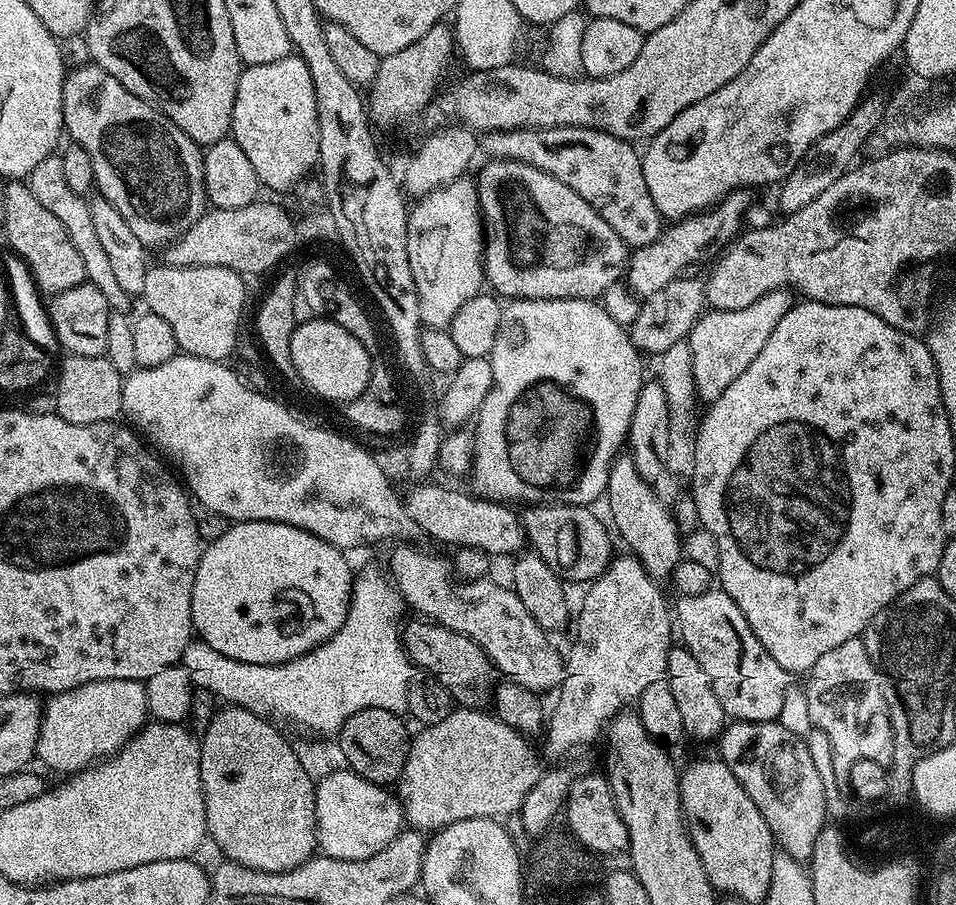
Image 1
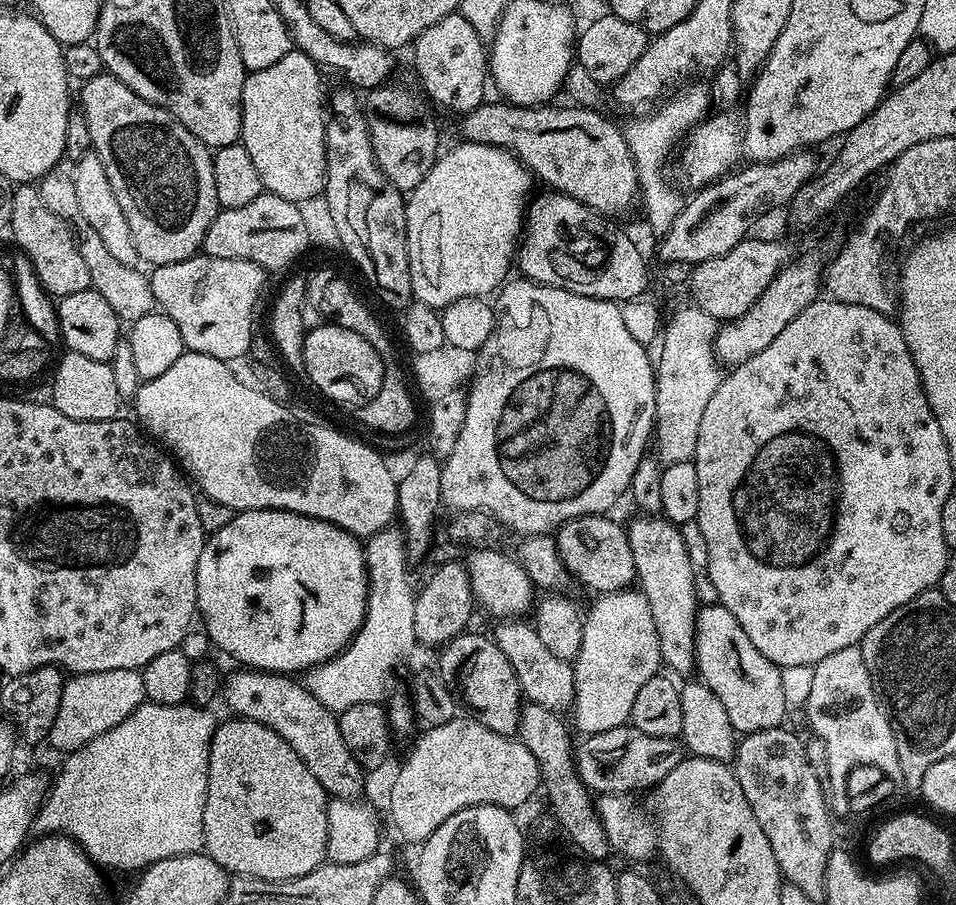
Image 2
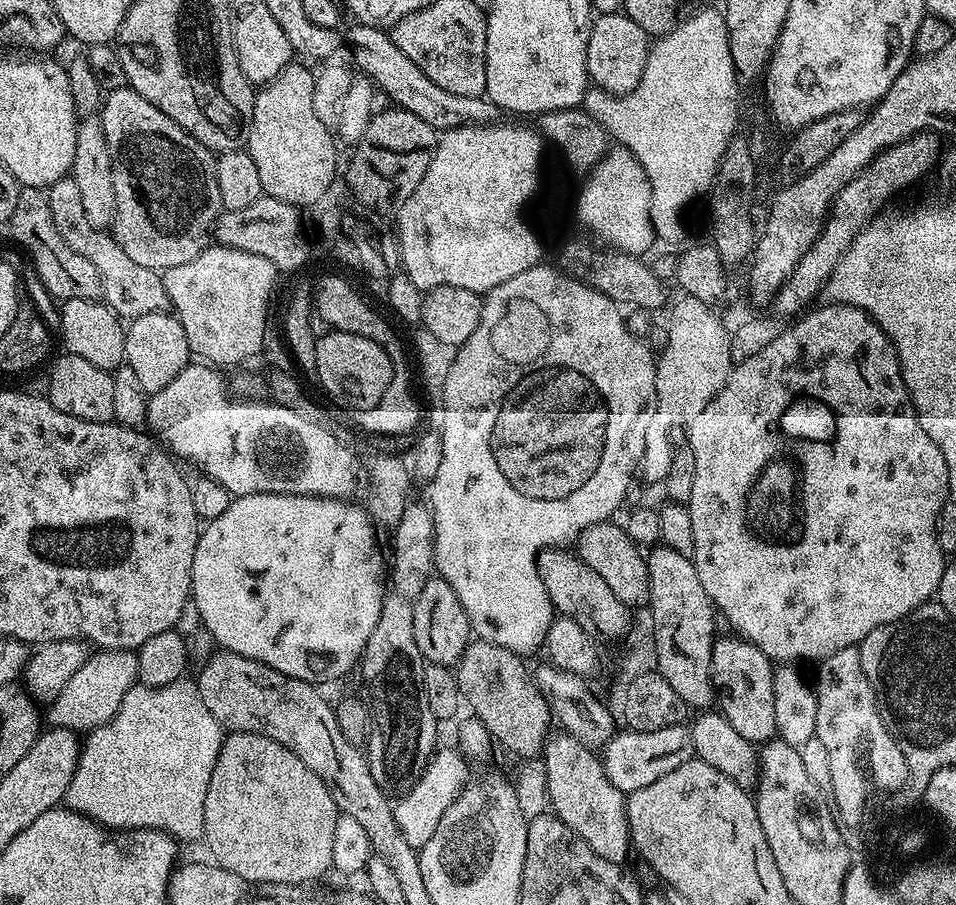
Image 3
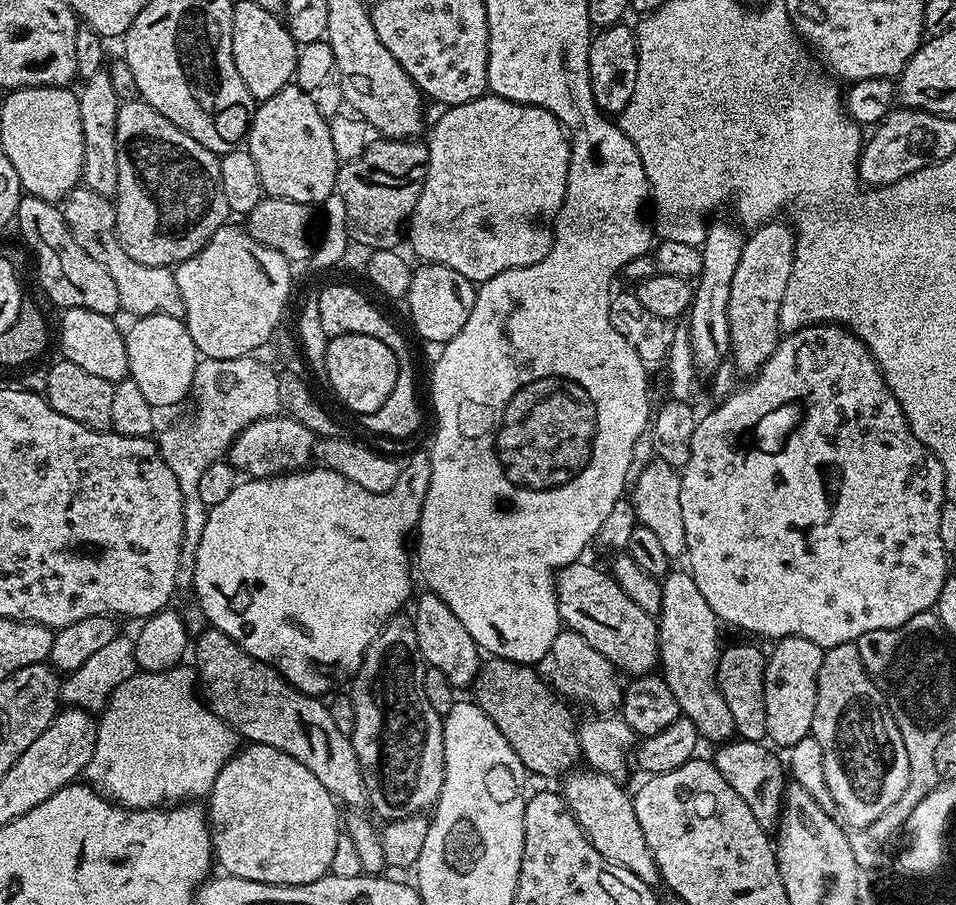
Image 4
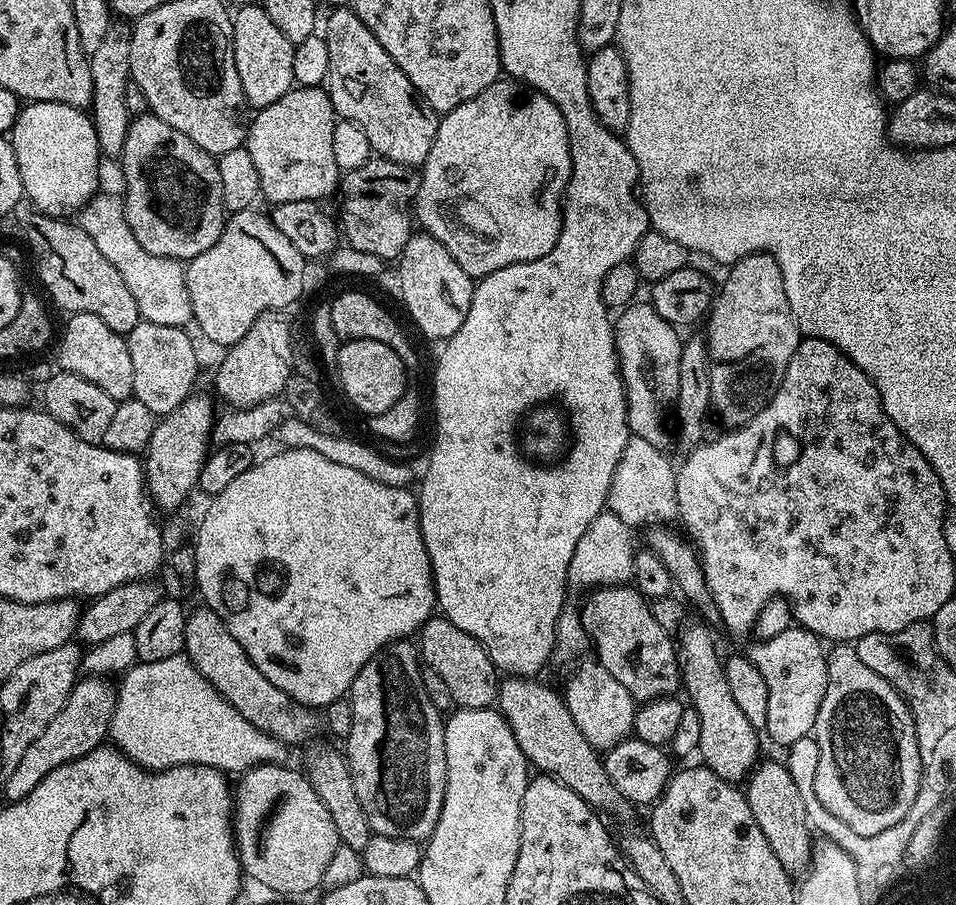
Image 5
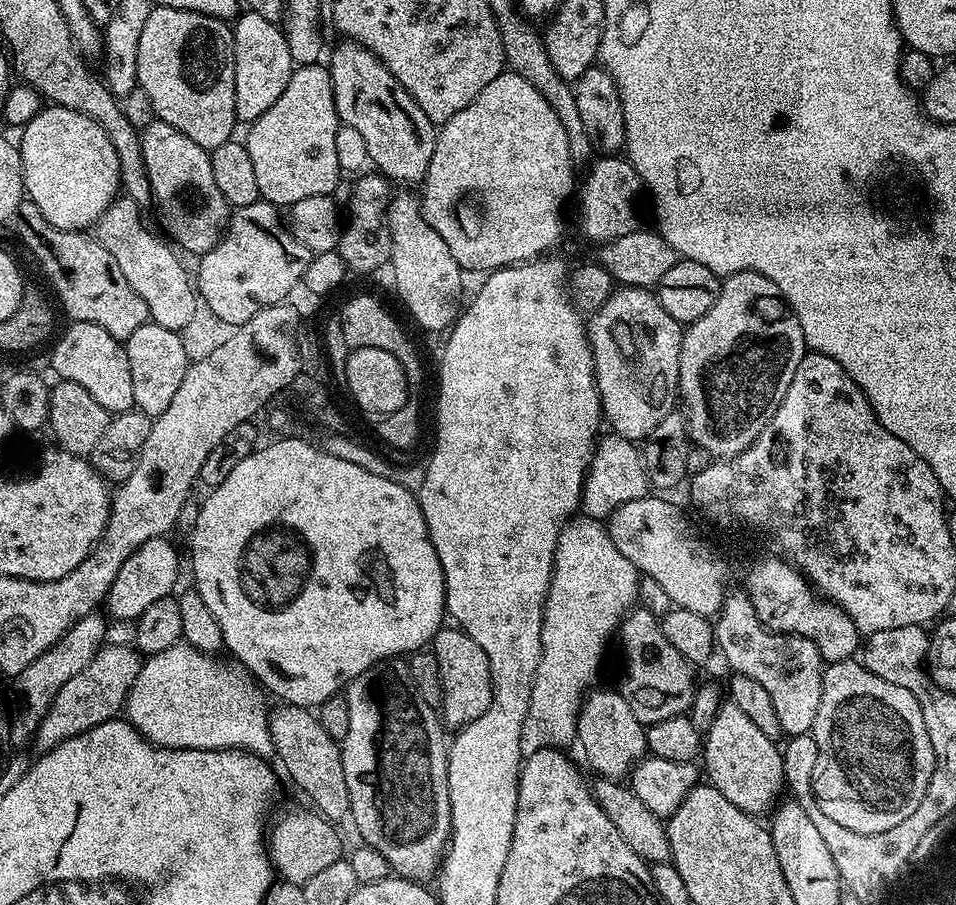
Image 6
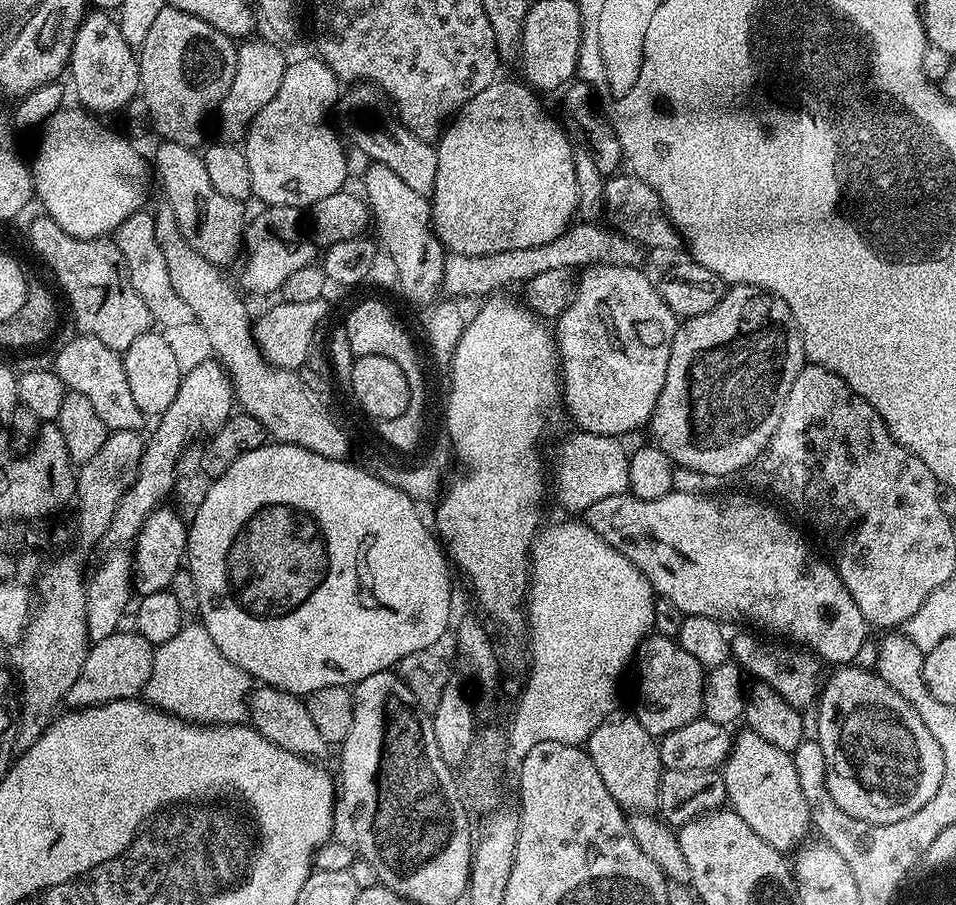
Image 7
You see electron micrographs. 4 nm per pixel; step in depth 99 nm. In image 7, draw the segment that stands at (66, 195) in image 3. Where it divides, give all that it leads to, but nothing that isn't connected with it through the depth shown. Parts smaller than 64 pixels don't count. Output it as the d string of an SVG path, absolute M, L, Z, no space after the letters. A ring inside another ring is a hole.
M148 210L130 214L130 218L126 218L126 222L122 222L116 229L114 243L122 254L124 265L128 267L128 277L134 290L138 290L142 302L146 302L153 321L165 330L168 327L190 323L194 317L190 306L186 306L186 302L178 298L174 286L170 284L170 270L166 264L166 258L163 257L162 246L159 245L158 238L154 236L155 221L155 215Z

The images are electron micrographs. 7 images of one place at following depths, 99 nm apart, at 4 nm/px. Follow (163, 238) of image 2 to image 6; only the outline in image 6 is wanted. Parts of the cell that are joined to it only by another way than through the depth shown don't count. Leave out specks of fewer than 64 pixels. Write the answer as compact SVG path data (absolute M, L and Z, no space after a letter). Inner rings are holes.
M158 119L140 132L140 141L148 184L152 187L154 205L160 211L160 224L168 231L167 239L180 250L185 248L195 254L210 251L224 235L230 209L218 186L214 186L209 149Z

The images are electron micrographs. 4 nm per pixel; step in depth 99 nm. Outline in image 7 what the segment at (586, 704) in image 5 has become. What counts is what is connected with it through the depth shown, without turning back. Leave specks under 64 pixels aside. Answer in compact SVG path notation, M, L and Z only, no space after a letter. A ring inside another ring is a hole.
M617 715L603 720L588 736L586 751L594 762L606 790L628 814L652 814L660 807L658 790L660 789L660 745L657 737L650 735L636 721L635 715Z

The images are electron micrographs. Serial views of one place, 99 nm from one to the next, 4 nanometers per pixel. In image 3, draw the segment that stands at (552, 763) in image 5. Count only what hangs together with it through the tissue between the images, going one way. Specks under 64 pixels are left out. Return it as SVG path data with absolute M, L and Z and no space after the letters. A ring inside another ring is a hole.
M479 638L473 639L466 646L459 664L455 665L456 681L464 695L464 703L477 716L479 727L485 728L489 737L494 738L508 752L517 758L536 758L544 751L544 741L550 735L554 717L542 690L536 685L533 673L523 664L521 657L502 646L494 646L494 642L486 642Z

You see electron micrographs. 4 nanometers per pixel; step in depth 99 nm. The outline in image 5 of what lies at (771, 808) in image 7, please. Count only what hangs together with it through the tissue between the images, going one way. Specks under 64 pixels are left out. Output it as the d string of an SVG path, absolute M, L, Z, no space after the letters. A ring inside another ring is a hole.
M689 623L683 629L682 635L678 640L678 659L680 661L680 679L682 681L683 691L688 691L691 707L696 709L698 722L701 726L701 740L698 749L698 756L701 756L703 767L710 769L718 778L740 782L751 773L752 769L758 763L760 752L760 740L758 729L750 726L748 719L742 714L734 702L734 697L730 694L730 686L726 683L726 674L724 673L724 660L722 656L716 653L716 644L712 641L712 636L700 624Z

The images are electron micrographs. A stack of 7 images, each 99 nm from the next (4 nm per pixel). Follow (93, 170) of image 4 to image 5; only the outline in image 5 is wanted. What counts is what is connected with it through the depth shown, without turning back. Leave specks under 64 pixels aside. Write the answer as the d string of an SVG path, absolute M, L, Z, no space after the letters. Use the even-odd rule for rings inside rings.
M113 23L109 28L106 38L102 42L102 46L98 46L98 50L94 50L94 54L90 57L88 65L90 66L90 74L92 75L92 103L90 105L90 115L95 126L95 134L98 136L99 148L103 157L116 159L123 155L125 138L128 133L128 127L131 124L132 117L126 110L126 86L132 79L132 71L130 70L130 32L127 27L123 28L123 23Z

